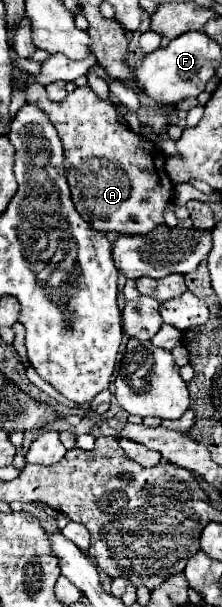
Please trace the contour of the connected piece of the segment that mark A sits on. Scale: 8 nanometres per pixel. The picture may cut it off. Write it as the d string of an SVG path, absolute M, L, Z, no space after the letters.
M36 84L26 88L28 102L42 108L52 124L58 130L58 136L66 150L66 170L68 170L68 184L72 190L72 200L80 214L90 224L100 224L100 232L116 232L116 234L148 234L158 224L164 222L162 212L166 204L174 198L174 186L164 170L164 152L152 144L148 138L134 134L132 130L124 128L114 112L114 106L106 100L100 100L88 86L78 86L64 102L52 102L46 94L46 88Z

